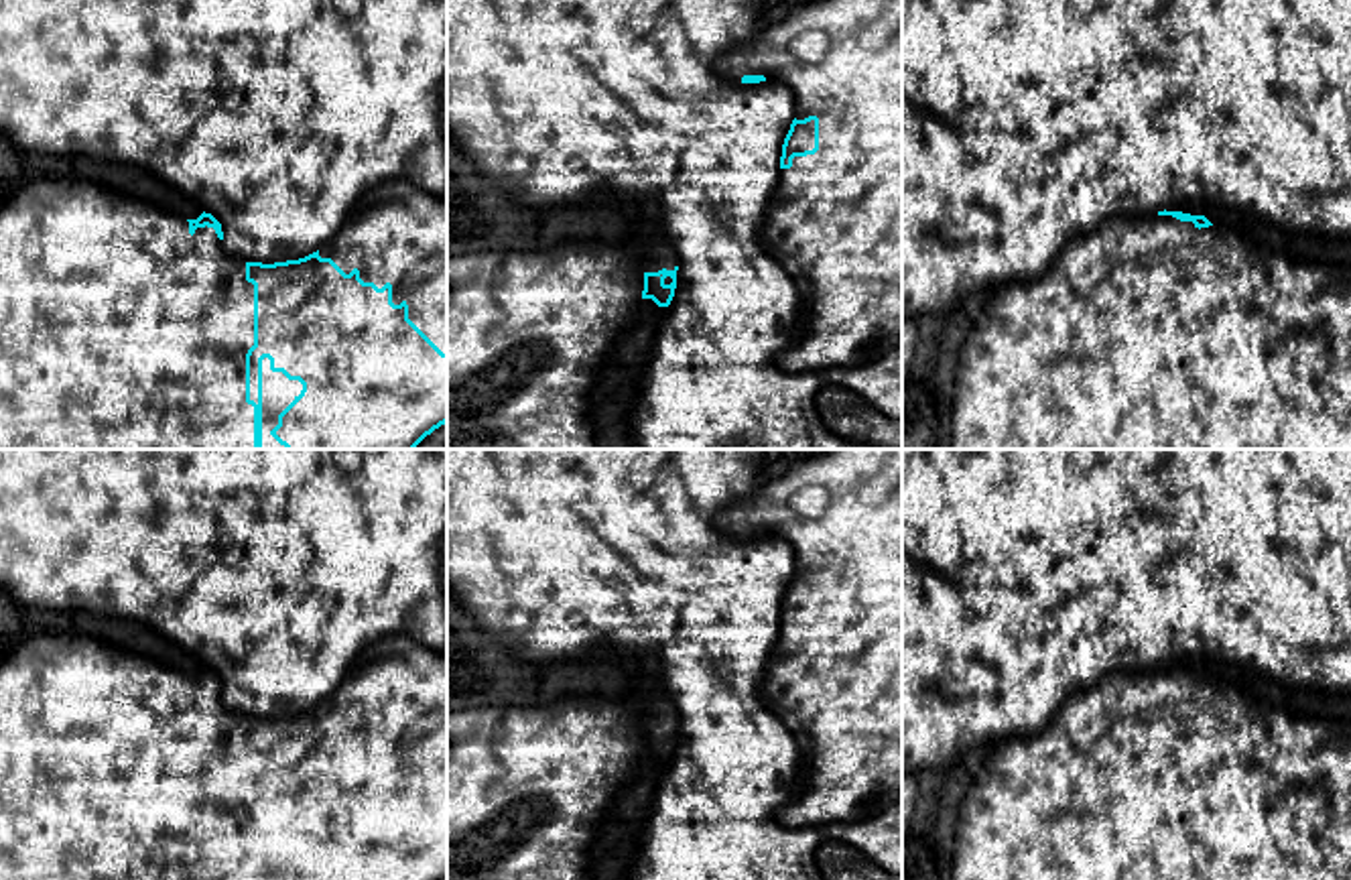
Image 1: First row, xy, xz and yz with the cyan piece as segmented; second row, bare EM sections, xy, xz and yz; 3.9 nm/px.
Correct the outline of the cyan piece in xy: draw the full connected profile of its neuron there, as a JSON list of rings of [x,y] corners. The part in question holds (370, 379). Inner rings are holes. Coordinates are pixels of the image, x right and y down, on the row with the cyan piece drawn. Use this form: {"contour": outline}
{"contour": [[[18,171],[0,205],[0,449],[414,449],[447,423],[447,201],[404,181],[384,181],[358,199],[339,232],[317,252],[286,262],[246,262],[223,250],[221,224],[211,213],[187,219],[167,207],[108,187],[79,171],[63,181],[37,181]]]}

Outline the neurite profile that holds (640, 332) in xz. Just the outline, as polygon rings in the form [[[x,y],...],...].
[[[644,299],[628,331],[616,339],[597,370],[589,396],[589,419],[597,449],[634,449],[632,413],[642,374],[652,358],[662,307]]]

